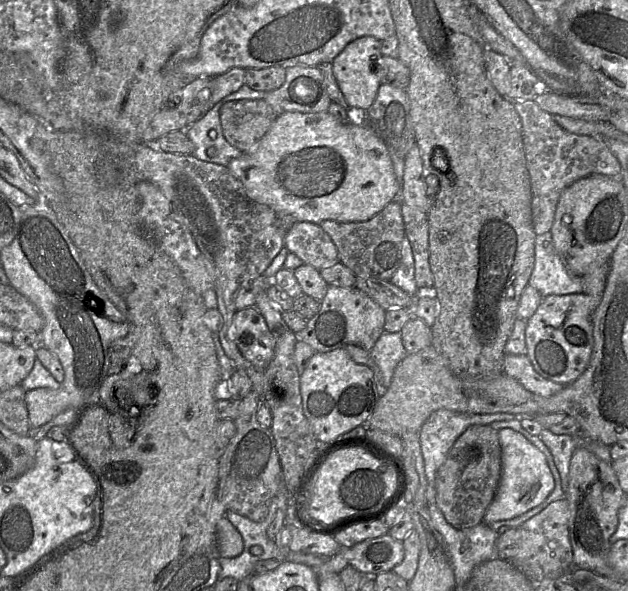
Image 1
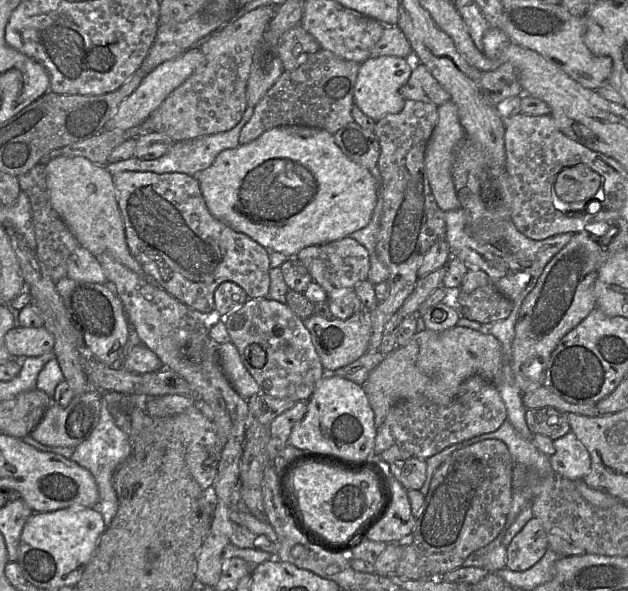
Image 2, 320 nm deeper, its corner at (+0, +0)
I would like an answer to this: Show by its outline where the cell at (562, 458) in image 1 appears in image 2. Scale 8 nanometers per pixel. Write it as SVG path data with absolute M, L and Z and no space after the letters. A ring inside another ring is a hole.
M573 432L554 440L555 453L550 457L553 471L571 481L583 480L591 468L591 456Z

